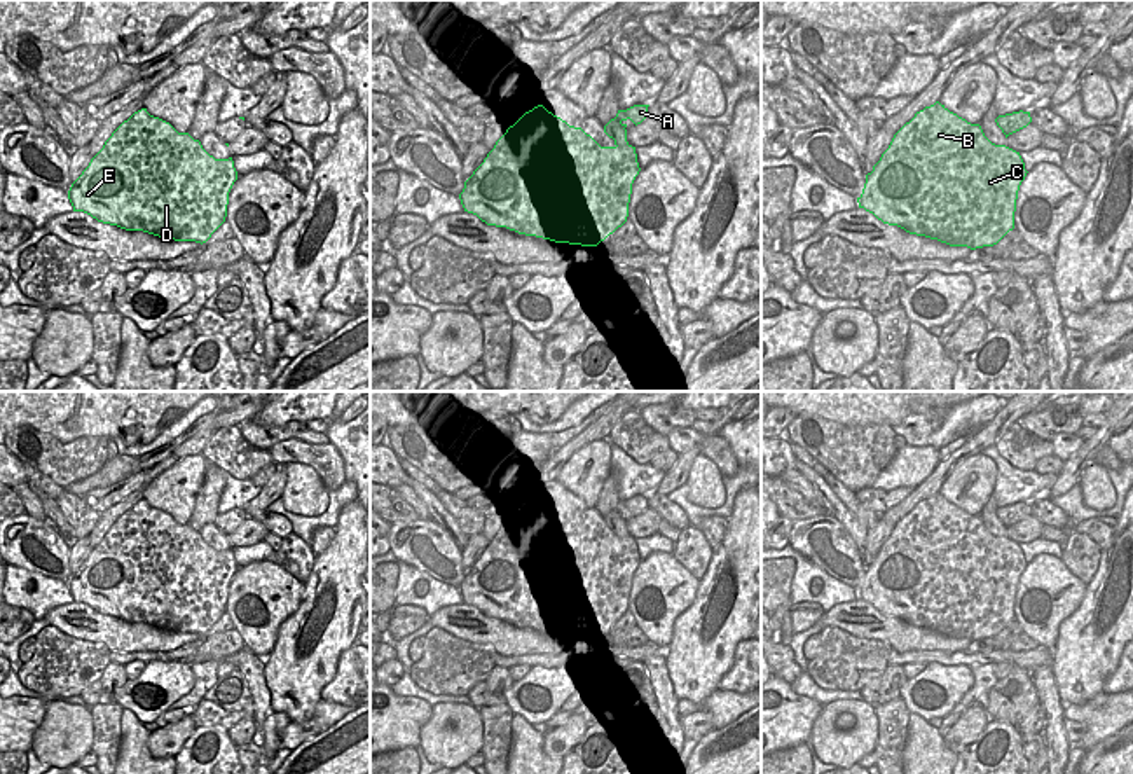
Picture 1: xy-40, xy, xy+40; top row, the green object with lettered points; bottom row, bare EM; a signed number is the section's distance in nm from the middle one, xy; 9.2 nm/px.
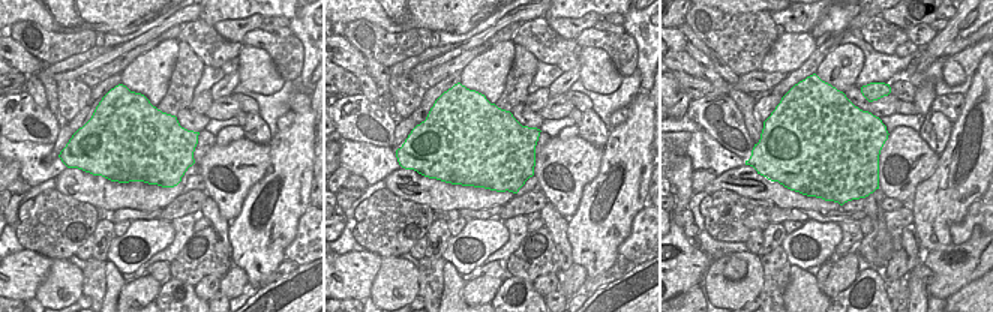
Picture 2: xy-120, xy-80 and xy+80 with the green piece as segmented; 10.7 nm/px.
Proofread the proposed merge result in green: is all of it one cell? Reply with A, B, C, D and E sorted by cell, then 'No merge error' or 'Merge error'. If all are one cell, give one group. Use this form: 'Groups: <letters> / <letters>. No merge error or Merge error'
Groups: A / B C D E. Merge error

